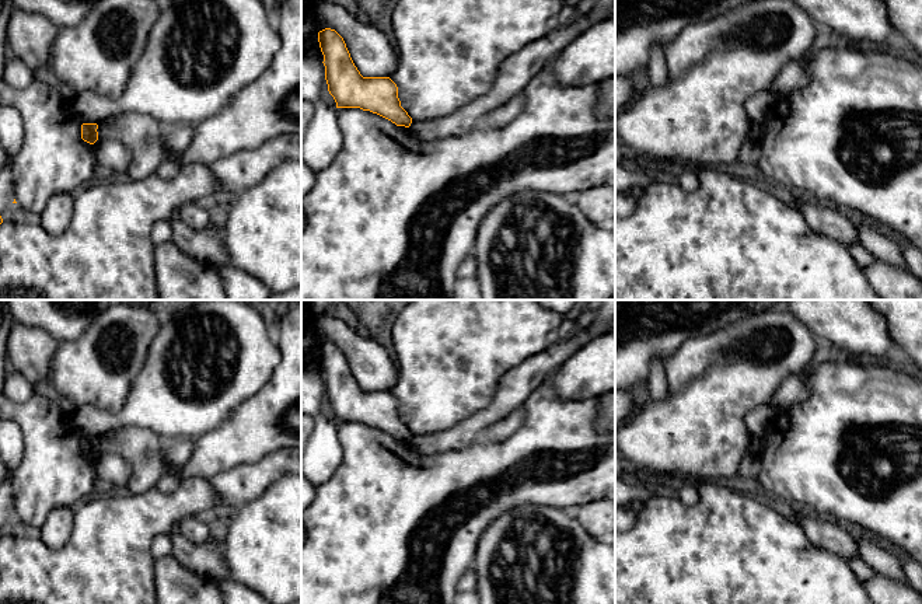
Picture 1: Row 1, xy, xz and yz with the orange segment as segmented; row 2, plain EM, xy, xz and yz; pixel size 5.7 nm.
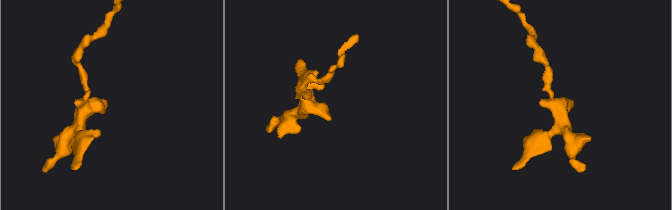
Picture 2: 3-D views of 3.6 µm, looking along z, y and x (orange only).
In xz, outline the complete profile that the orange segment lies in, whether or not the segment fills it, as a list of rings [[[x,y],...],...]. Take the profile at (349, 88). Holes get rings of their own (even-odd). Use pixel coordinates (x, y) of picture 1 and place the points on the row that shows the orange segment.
[[[331,28],[318,32],[324,55],[325,80],[336,108],[360,108],[397,126],[409,128],[412,118],[401,107],[398,87],[390,77],[363,77],[355,66],[343,38]]]

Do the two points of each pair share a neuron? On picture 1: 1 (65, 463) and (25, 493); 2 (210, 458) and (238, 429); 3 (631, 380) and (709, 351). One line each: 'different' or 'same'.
1: same
2: same
3: different

